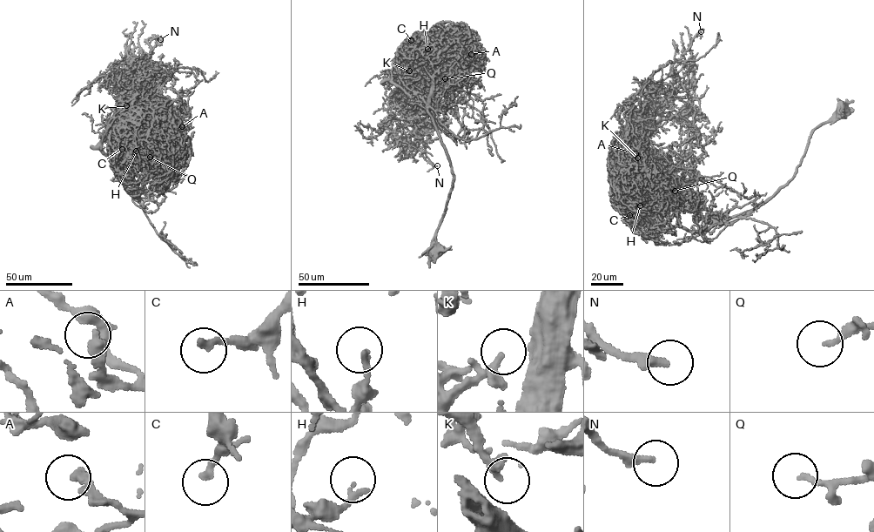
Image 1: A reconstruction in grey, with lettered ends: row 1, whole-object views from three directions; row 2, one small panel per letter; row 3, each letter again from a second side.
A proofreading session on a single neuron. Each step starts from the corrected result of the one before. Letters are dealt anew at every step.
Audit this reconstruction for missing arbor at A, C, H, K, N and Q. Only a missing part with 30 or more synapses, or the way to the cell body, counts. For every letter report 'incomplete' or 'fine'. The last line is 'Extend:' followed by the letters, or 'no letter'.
A: fine
C: fine
H: fine
K: incomplete
N: incomplete
Q: incomplete
Extend: K, N, Q

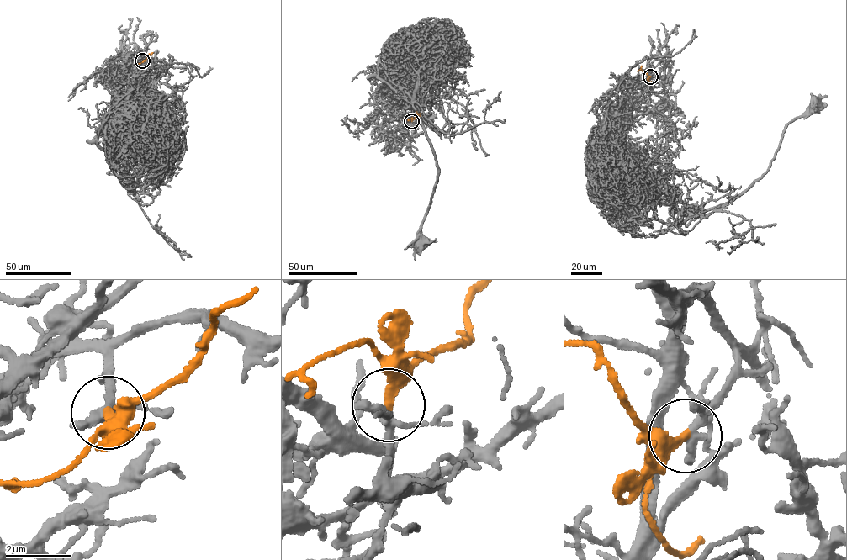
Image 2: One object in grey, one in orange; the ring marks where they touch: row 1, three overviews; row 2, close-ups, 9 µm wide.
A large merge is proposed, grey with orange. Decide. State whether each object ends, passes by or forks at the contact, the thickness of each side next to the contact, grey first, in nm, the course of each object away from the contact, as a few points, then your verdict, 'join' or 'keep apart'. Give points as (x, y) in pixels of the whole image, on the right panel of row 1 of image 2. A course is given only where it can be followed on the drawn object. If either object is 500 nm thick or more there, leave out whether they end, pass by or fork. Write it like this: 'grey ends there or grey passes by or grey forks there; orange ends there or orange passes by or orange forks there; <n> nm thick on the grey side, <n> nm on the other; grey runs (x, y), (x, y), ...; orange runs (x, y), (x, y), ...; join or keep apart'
grey passes by; orange ends there; 280 nm thick on the grey side, 280 nm on the other; grey runs (651, 76), (619, 137), (659, 198), (693, 213), (750, 187), (767, 170), (784, 127), (815, 103); orange runs (650, 76), (640, 69), (637, 71); join

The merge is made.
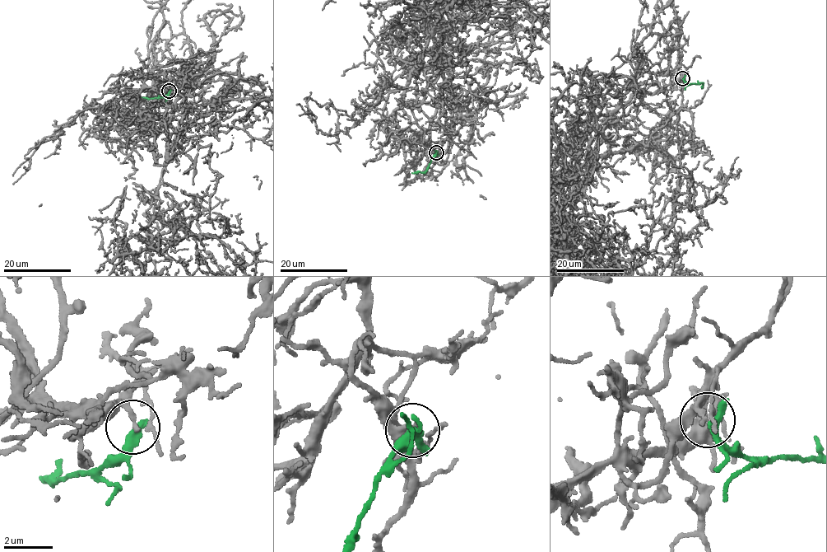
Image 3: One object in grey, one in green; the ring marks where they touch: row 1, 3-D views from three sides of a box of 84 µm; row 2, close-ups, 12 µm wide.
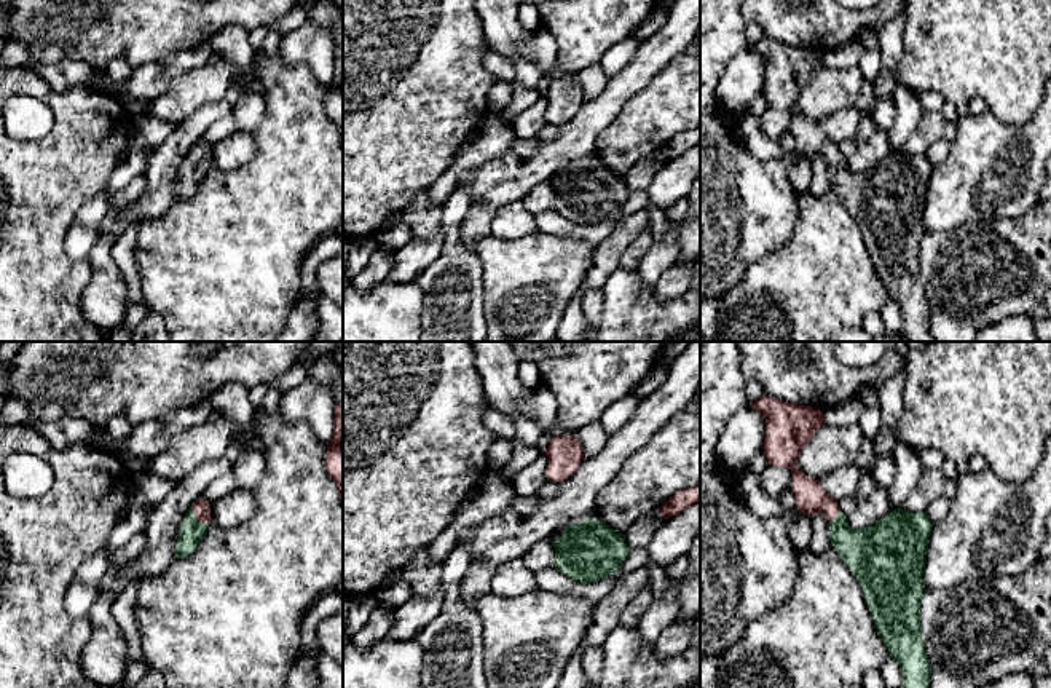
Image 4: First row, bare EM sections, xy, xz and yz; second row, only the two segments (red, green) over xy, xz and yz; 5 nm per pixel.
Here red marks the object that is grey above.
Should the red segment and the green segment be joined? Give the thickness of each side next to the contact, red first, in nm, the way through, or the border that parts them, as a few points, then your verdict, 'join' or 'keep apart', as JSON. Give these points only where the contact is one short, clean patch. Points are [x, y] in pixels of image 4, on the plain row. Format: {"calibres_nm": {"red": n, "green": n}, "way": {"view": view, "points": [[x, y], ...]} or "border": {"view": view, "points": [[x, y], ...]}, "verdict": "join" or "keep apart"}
{"calibres_nm": {"red": 90, "green": 130}, "way": {"view": "xy", "points": [[201, 152], [196, 162], [190, 174]]}, "verdict": "join"}

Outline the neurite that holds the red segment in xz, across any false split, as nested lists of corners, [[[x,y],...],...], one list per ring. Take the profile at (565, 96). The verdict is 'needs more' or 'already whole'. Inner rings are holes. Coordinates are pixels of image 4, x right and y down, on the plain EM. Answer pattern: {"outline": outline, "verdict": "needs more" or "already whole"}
{"outline": [[[557,78],[549,85],[544,97],[549,102],[547,120],[552,125],[563,125],[576,115],[584,102],[579,80]]], "verdict": "already whole"}

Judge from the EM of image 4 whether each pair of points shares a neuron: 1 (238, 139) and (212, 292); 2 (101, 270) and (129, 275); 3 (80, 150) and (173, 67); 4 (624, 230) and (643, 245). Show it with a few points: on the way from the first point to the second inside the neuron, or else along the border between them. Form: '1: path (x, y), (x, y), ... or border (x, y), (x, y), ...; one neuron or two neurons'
1: border (254, 138), (246, 163), (211, 166); two neurons
2: border (117, 237), (110, 259), (126, 284), (128, 305); two neurons
3: border (115, 91), (123, 98); two neurons
4: border (646, 225), (624, 251), (619, 265); two neurons

